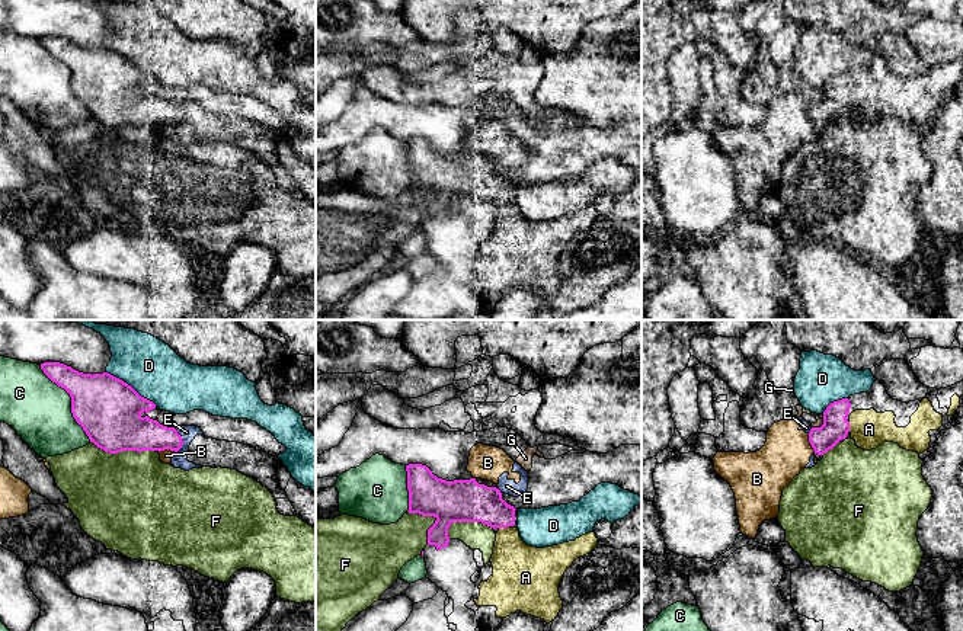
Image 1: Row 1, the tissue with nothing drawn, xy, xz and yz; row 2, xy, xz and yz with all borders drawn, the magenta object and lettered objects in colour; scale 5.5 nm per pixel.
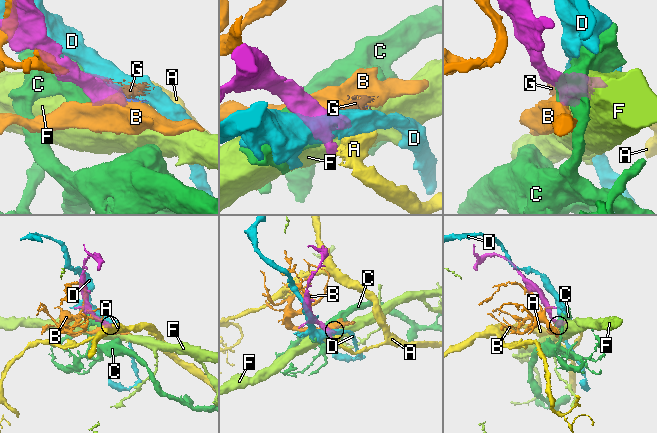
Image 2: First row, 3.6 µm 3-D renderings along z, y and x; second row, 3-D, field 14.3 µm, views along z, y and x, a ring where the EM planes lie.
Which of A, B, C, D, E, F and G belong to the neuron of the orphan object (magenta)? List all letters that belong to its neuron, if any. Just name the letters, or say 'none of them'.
A

